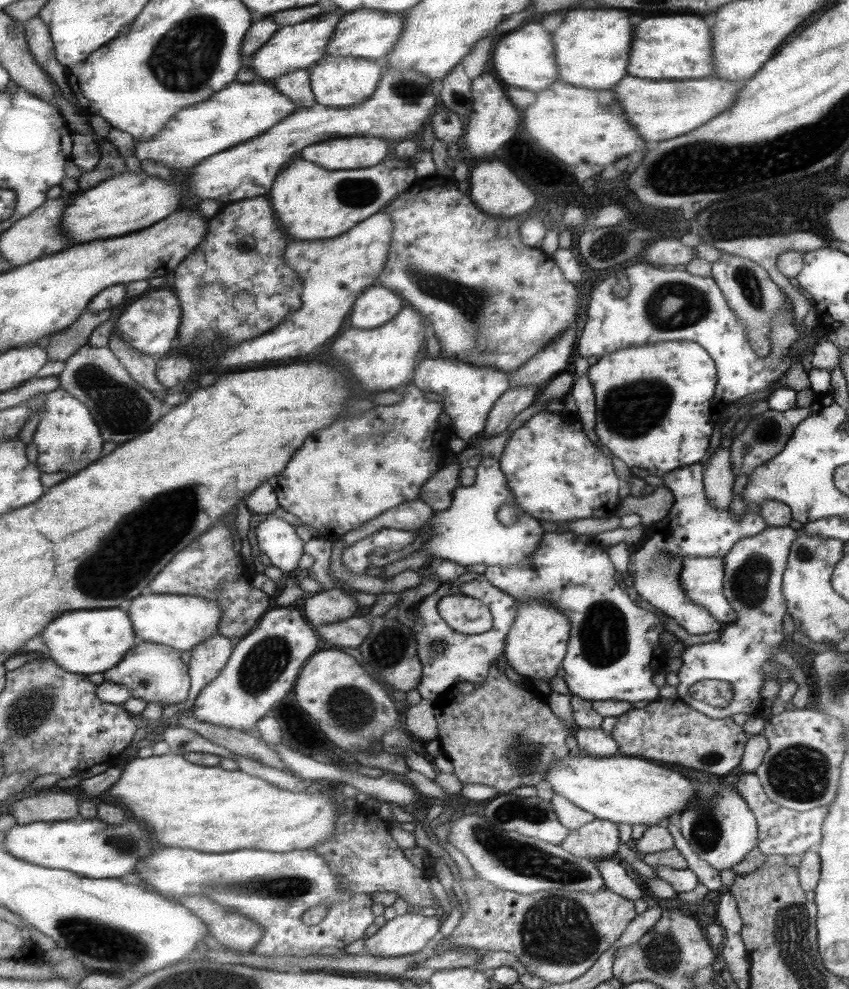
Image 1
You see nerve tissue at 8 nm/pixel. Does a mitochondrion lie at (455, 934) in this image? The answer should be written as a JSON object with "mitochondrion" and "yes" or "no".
{"mitochondrion":"no"}

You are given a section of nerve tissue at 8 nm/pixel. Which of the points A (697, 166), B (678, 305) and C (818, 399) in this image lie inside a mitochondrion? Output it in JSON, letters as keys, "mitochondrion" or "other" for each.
{"A":"mitochondrion","B":"mitochondrion","C":"other"}

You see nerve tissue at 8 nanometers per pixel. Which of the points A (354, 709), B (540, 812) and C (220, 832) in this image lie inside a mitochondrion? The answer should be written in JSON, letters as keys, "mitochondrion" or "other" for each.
{"A":"mitochondrion","B":"mitochondrion","C":"other"}

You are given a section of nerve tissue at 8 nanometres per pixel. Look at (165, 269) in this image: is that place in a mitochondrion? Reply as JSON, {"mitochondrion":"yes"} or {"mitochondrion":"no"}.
{"mitochondrion":"no"}

